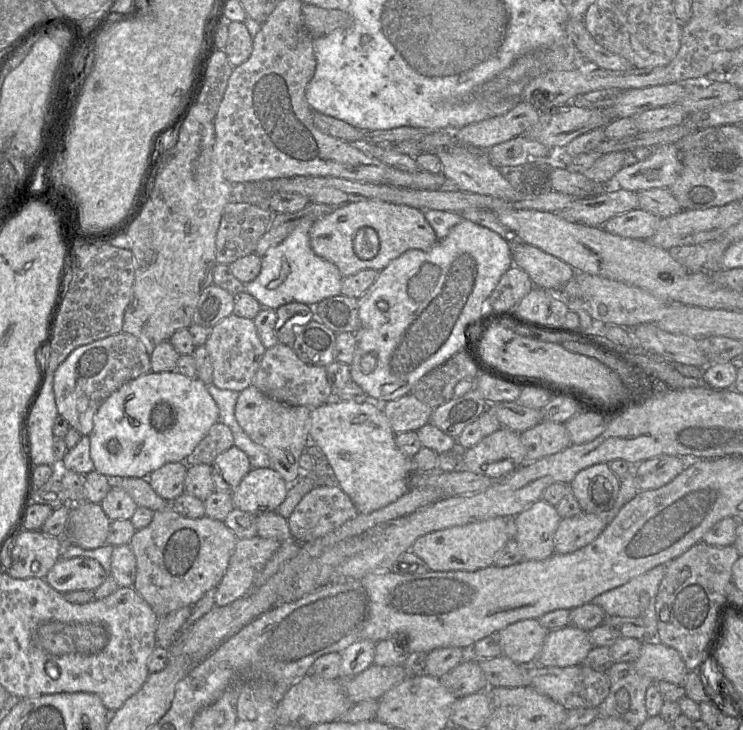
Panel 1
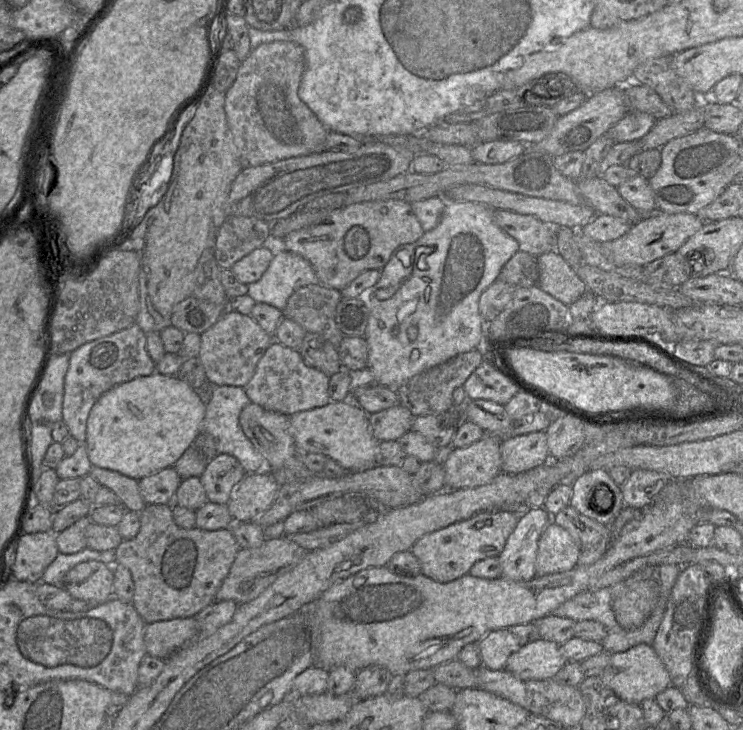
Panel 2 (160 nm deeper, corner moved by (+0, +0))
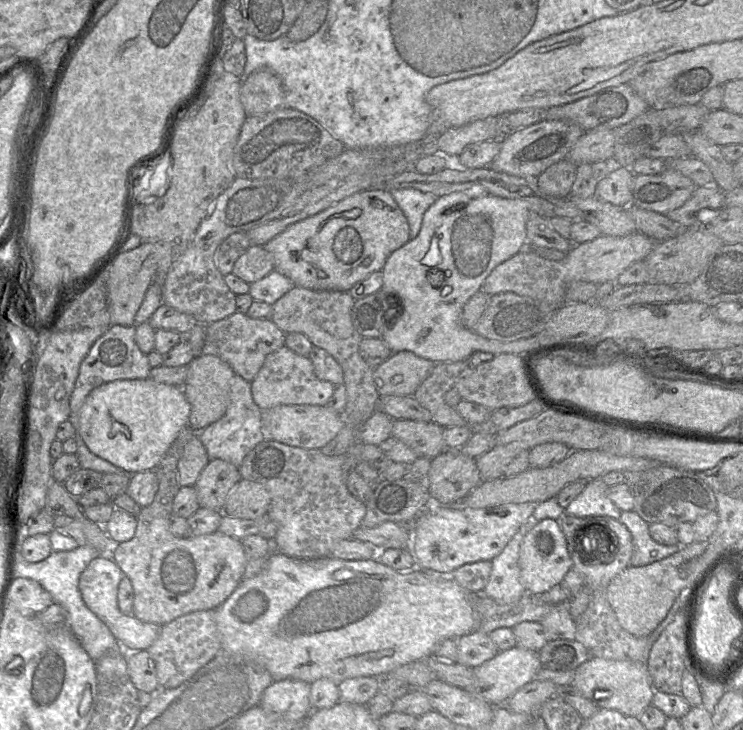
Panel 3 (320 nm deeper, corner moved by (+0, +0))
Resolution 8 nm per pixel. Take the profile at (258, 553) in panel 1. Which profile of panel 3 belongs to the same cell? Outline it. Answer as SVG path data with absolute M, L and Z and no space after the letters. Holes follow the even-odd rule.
M214 610L192 612L161 626L160 633L147 649L155 663L160 689L180 686L221 652L219 631Z

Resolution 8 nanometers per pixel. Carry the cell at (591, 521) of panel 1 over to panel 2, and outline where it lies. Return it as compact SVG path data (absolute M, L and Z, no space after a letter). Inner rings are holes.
M551 521L538 542L536 574L543 576L571 570L580 553L581 549L570 533Z

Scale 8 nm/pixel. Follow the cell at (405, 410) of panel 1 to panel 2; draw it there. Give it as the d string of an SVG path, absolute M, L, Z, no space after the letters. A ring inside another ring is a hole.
M403 405L369 414L373 436L379 441L398 440L412 428L415 416Z

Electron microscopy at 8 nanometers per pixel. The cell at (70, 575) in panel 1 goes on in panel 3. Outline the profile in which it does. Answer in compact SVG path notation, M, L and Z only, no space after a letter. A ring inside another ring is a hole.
M101 555L93 559L81 573L79 591L86 606L106 624L126 652L147 650L158 637L163 625L142 622L133 615L125 615L119 610L118 587L124 576L110 555Z

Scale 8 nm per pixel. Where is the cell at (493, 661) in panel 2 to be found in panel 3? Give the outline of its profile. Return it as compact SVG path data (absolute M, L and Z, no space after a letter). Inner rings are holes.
M473 631L457 639L459 664L475 668L494 658L499 650L488 634Z

